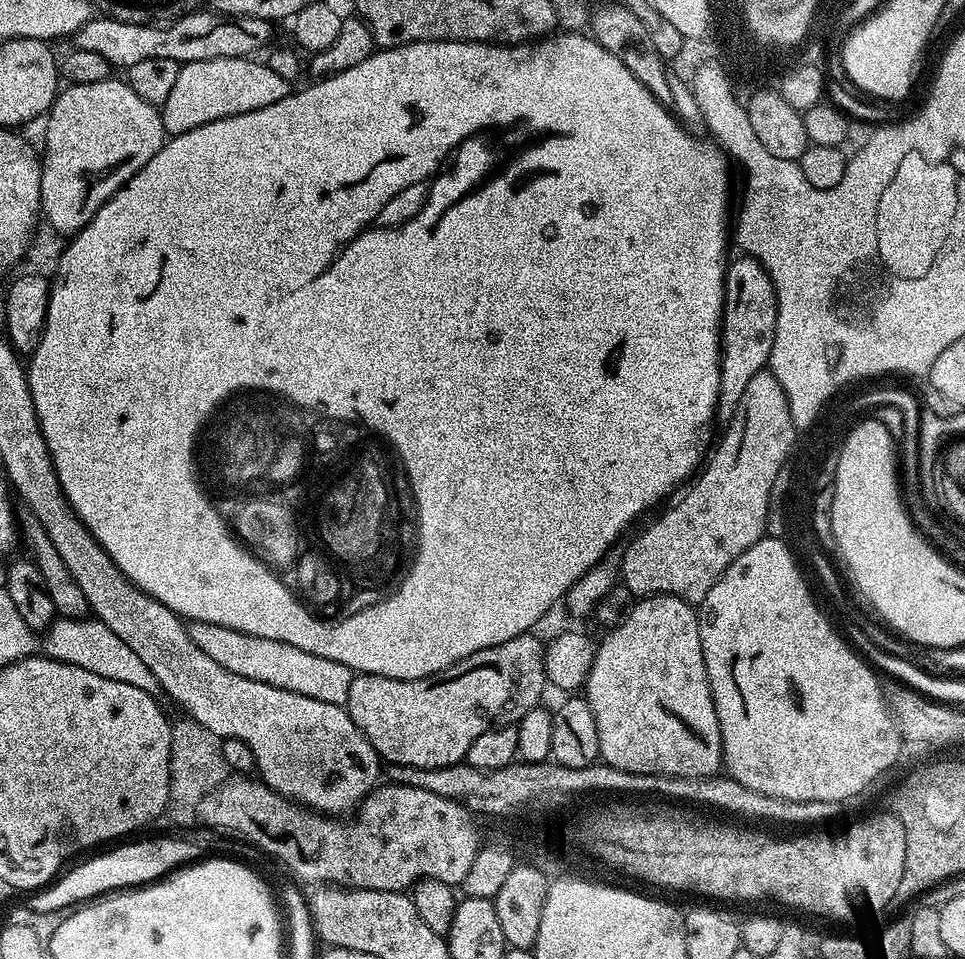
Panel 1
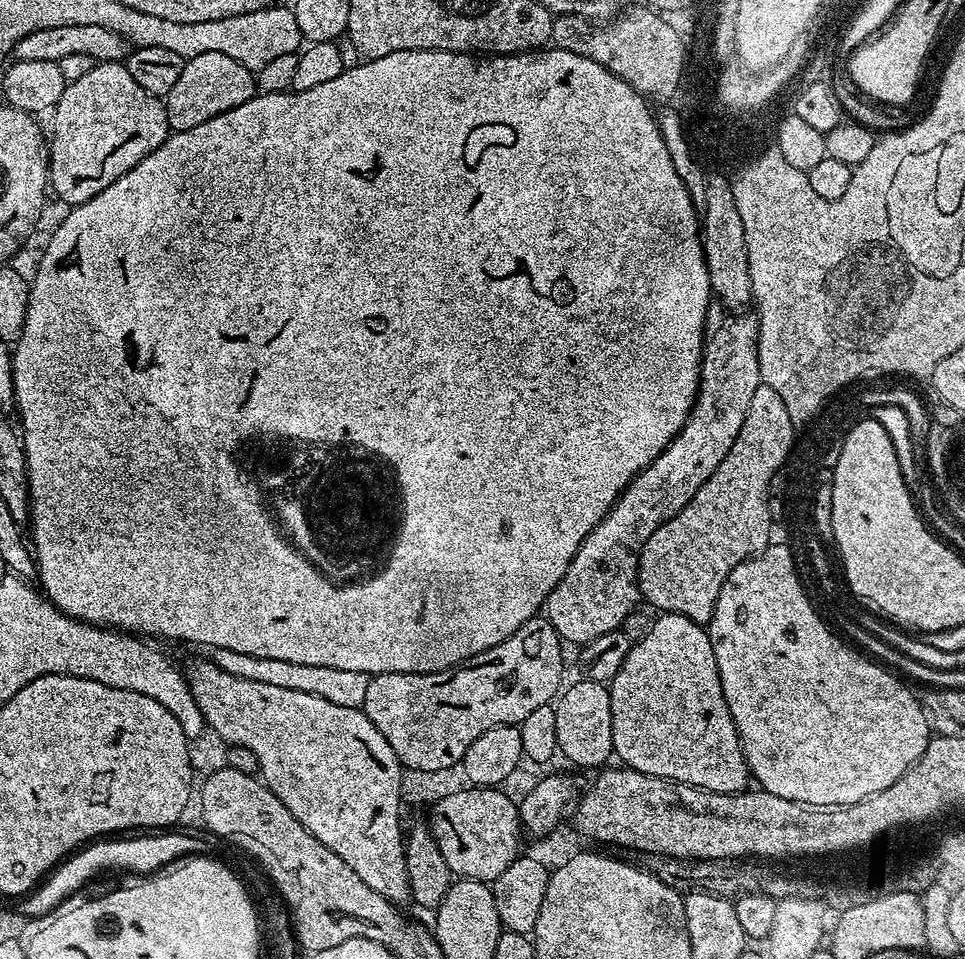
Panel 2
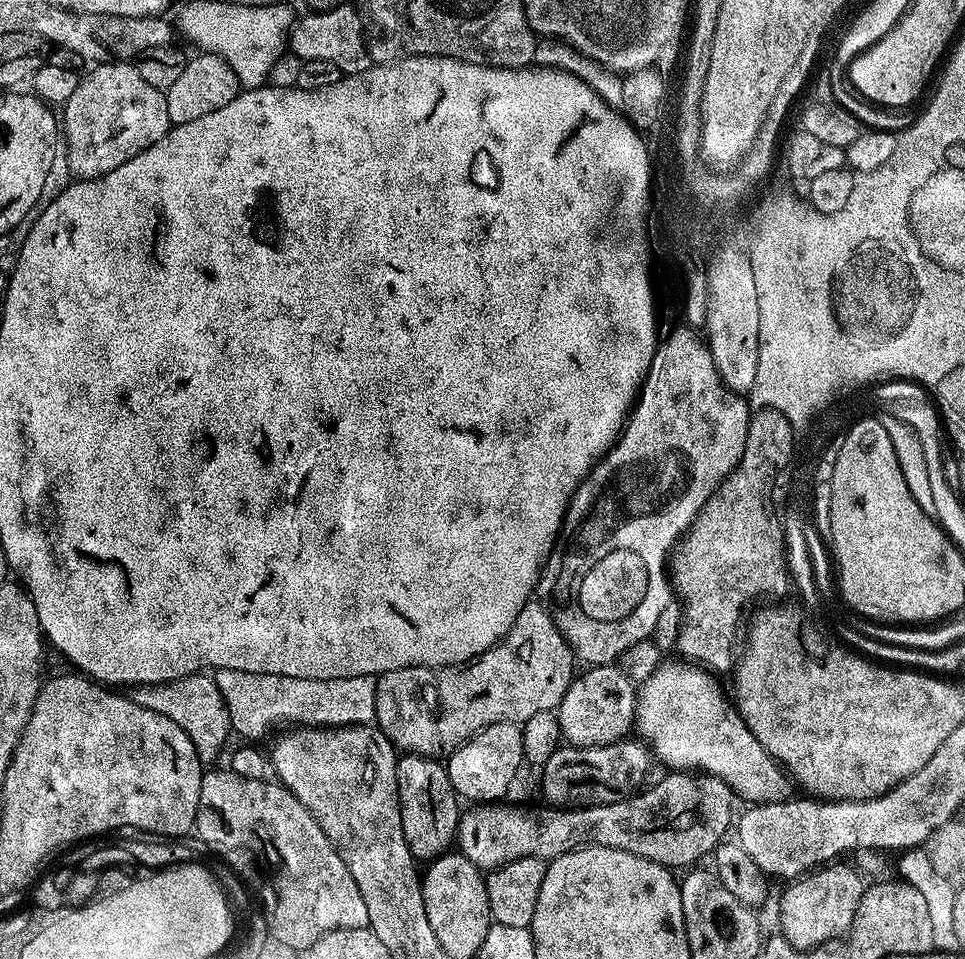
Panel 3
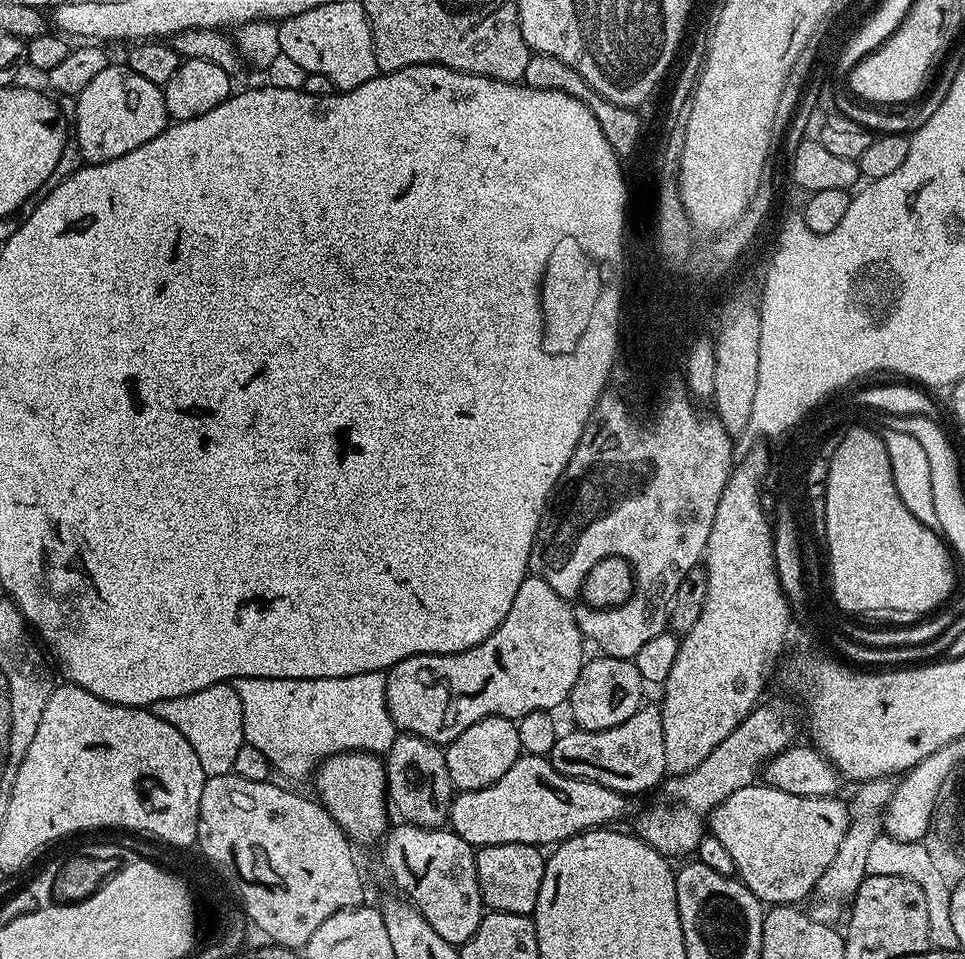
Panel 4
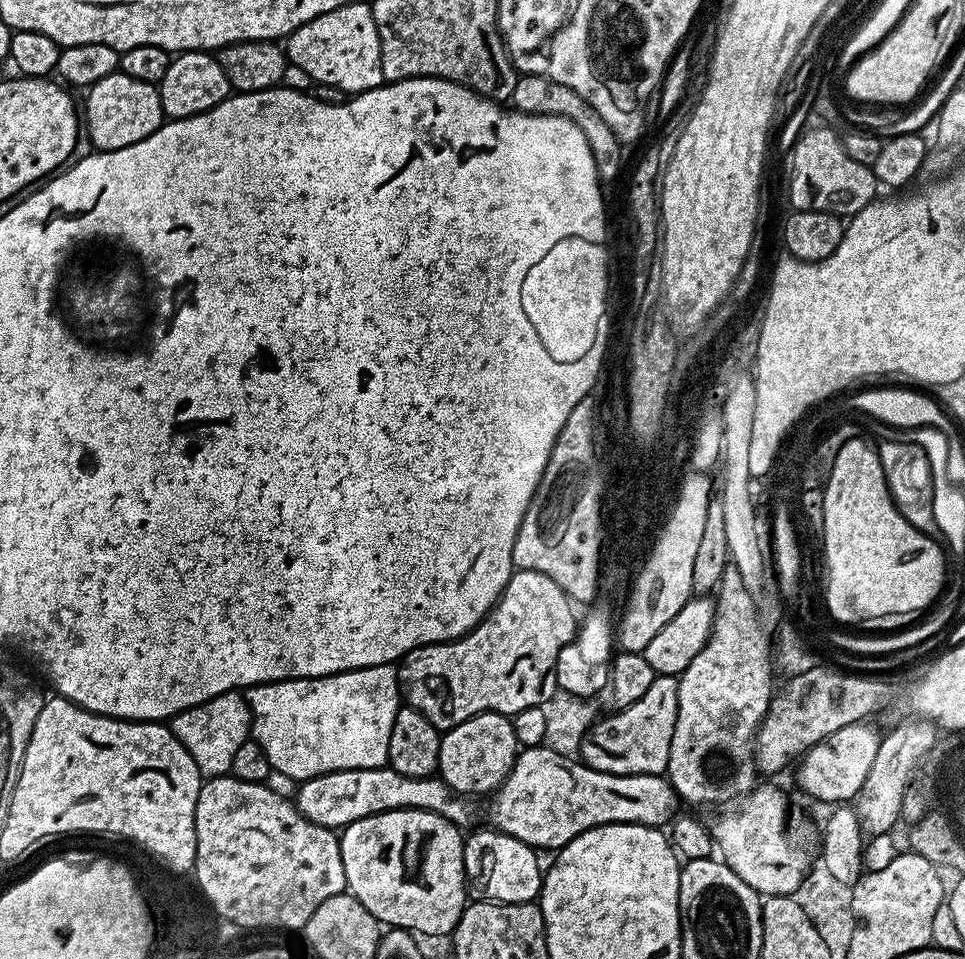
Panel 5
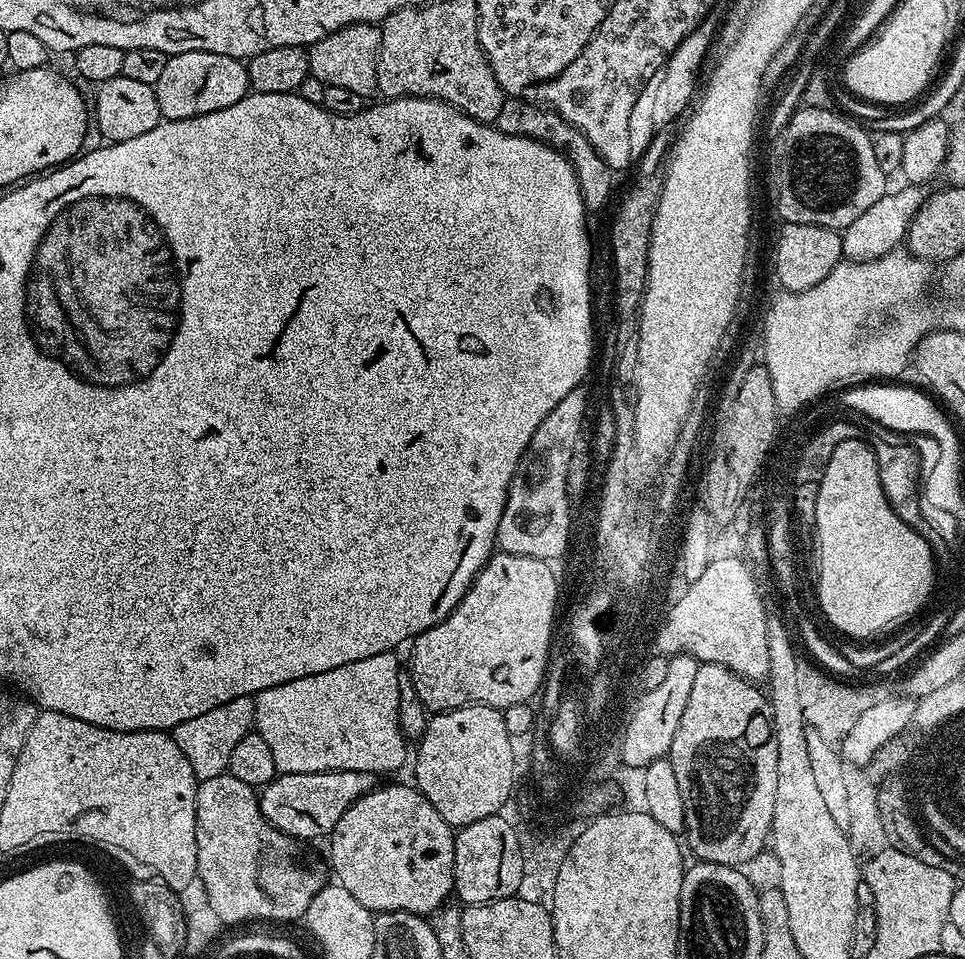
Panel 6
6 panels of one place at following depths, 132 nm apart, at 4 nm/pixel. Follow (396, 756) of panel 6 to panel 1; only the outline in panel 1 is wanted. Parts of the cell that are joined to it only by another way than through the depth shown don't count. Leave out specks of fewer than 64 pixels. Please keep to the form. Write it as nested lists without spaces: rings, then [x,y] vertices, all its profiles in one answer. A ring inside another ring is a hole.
[[[192,622],[187,625],[187,630],[203,653],[214,658],[218,666],[226,666],[226,670],[242,674],[242,678],[254,678],[254,682],[266,682],[294,694],[306,694],[306,698],[318,698],[318,702],[347,705],[354,673],[350,666],[342,666],[342,662],[318,658],[318,654],[306,654],[306,650],[298,650],[298,646],[242,634],[226,626]]]

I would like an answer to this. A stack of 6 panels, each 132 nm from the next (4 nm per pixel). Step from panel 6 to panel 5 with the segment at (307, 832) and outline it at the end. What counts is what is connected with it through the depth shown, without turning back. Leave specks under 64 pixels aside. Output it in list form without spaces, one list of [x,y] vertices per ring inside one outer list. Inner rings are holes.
[[[389,766],[370,770],[338,770],[330,774],[315,776],[303,781],[294,795],[299,812],[310,822],[333,830],[342,830],[358,818],[370,818],[386,810],[426,810],[446,818],[457,826],[465,826],[472,820],[472,808],[467,799],[455,792],[445,780],[435,775],[428,777],[407,777]]]

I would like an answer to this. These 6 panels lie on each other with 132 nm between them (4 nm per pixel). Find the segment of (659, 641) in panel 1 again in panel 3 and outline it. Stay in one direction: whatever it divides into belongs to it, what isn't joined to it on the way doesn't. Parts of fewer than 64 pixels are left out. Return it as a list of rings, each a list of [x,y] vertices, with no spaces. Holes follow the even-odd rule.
[[[684,658],[665,659],[644,680],[639,681],[636,688],[634,732],[656,756],[665,764],[665,769],[691,772],[713,776],[722,781],[732,791],[733,797],[740,796],[745,805],[773,804],[789,799],[793,795],[793,781],[787,772],[777,764],[774,757],[754,738],[754,734],[746,726],[735,703],[724,693],[724,688],[715,680],[707,667]]]

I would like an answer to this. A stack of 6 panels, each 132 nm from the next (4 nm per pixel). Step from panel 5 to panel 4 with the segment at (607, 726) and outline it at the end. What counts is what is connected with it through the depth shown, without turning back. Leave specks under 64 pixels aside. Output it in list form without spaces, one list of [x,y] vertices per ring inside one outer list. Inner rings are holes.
[[[643,705],[626,722],[610,730],[571,731],[557,737],[548,757],[559,773],[598,782],[627,796],[657,787],[667,775],[661,714],[655,705]]]

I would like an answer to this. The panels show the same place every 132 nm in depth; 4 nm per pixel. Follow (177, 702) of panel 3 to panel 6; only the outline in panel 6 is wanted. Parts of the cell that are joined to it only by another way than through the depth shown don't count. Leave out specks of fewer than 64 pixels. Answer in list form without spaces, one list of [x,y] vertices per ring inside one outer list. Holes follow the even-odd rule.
[[[250,696],[230,698],[230,702],[222,702],[222,706],[214,706],[214,710],[206,710],[206,714],[197,714],[195,718],[186,718],[178,722],[178,726],[170,729],[172,741],[186,754],[186,762],[190,762],[190,770],[194,770],[197,781],[206,778],[218,778],[225,775],[230,762],[230,754],[248,732],[253,731],[256,723],[256,701]]]

